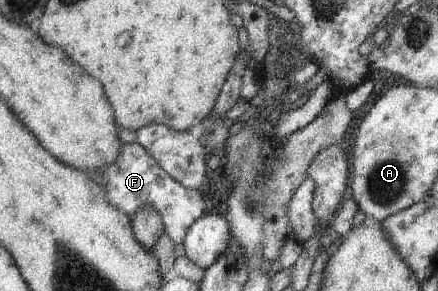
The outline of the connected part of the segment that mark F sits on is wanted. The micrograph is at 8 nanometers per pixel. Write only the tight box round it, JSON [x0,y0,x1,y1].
[101,143,205,245]

